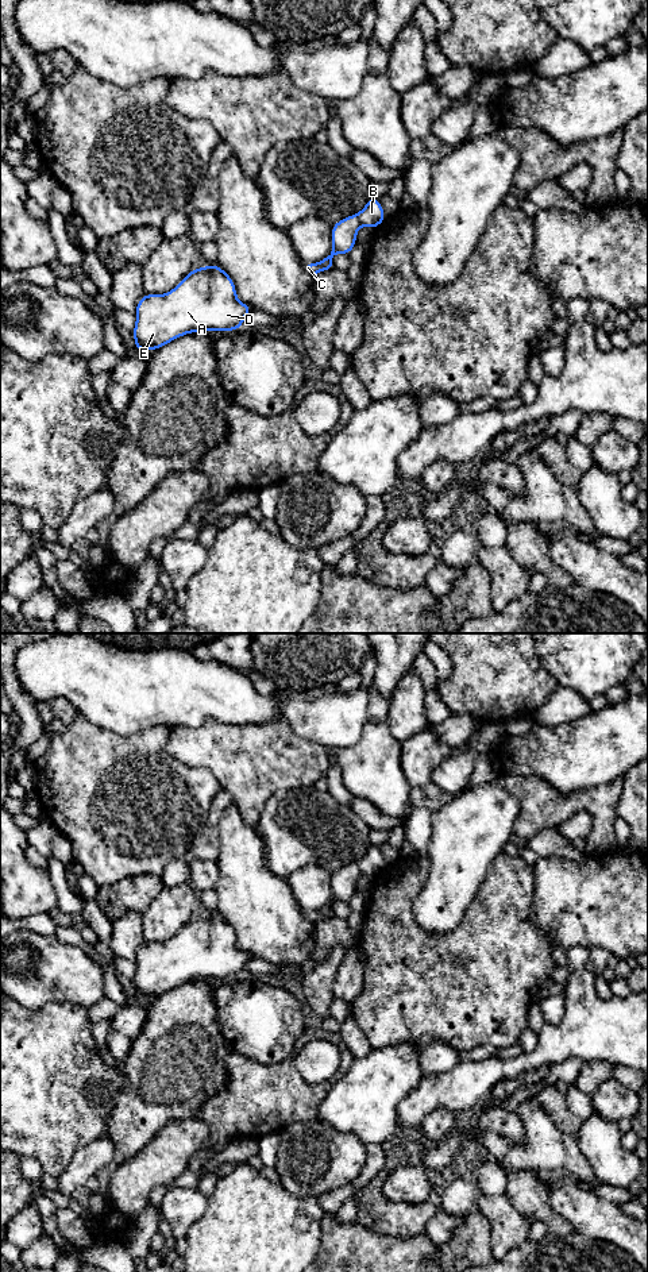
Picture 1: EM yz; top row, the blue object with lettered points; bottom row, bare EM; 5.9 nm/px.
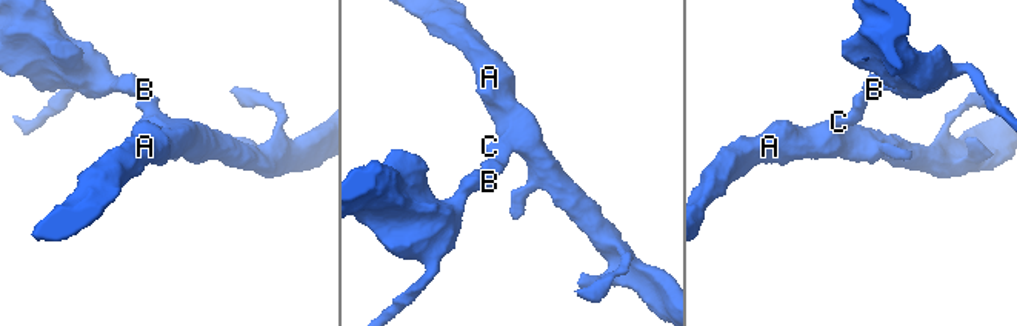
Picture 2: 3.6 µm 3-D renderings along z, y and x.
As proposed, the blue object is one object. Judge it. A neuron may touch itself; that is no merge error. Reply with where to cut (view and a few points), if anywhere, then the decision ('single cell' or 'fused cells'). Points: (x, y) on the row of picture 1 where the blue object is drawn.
no cut; single cell

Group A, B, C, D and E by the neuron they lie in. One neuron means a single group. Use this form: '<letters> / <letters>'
A B C D E

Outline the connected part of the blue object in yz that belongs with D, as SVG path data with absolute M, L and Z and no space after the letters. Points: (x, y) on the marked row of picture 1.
M209 265L192 270L173 290L157 296L144 294L136 305L136 324L132 331L135 350L142 348L157 351L171 340L197 331L221 332L242 328L244 317L252 311L250 305L240 302L236 297L235 284L231 277L219 266Z

